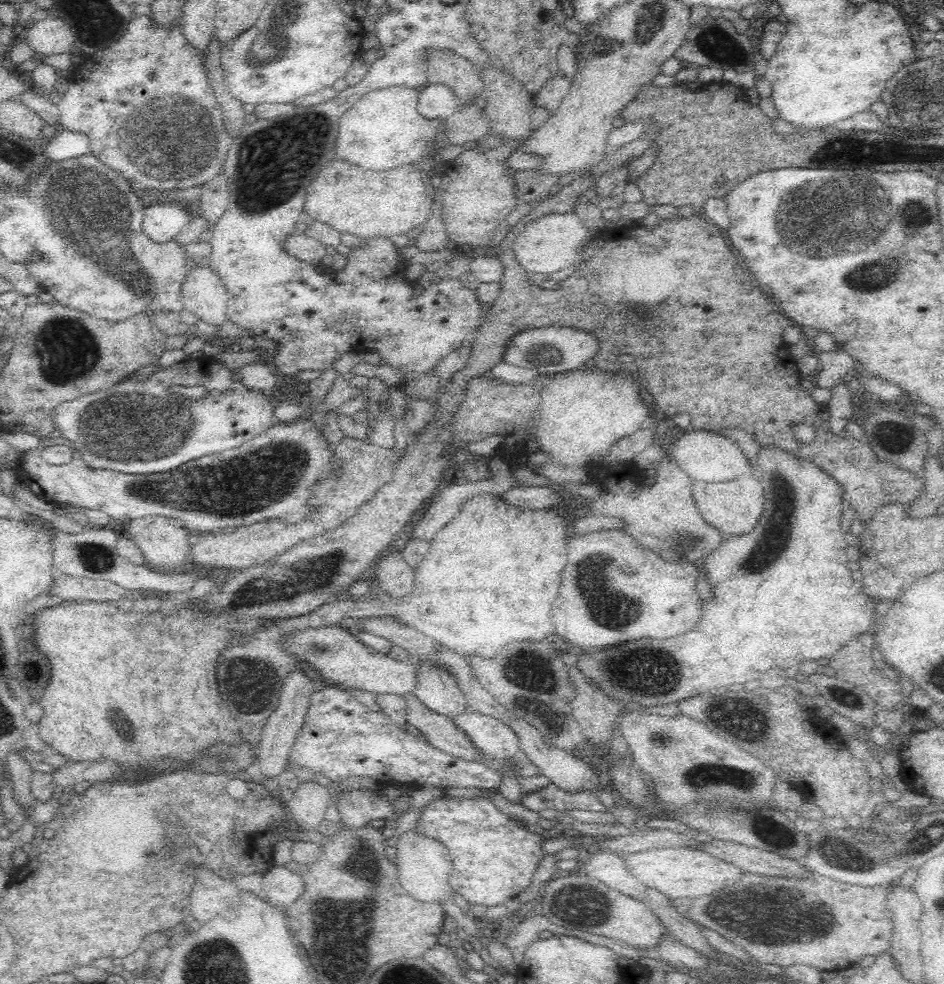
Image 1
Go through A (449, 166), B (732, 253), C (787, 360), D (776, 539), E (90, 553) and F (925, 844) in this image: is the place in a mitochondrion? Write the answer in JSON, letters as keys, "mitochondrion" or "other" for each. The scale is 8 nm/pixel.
{"A":"other","B":"other","C":"other","D":"mitochondrion","E":"other","F":"other"}

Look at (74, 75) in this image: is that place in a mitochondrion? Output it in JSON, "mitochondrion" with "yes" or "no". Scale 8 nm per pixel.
{"mitochondrion":"no"}

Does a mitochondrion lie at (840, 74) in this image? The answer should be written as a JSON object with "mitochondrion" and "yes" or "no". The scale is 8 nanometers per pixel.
{"mitochondrion":"no"}

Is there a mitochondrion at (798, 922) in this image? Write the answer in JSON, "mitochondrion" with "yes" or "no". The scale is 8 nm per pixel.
{"mitochondrion":"yes"}

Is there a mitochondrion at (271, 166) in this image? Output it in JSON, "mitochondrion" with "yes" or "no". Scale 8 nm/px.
{"mitochondrion":"yes"}

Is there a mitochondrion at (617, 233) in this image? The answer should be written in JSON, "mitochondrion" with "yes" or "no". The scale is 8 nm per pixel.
{"mitochondrion":"no"}

